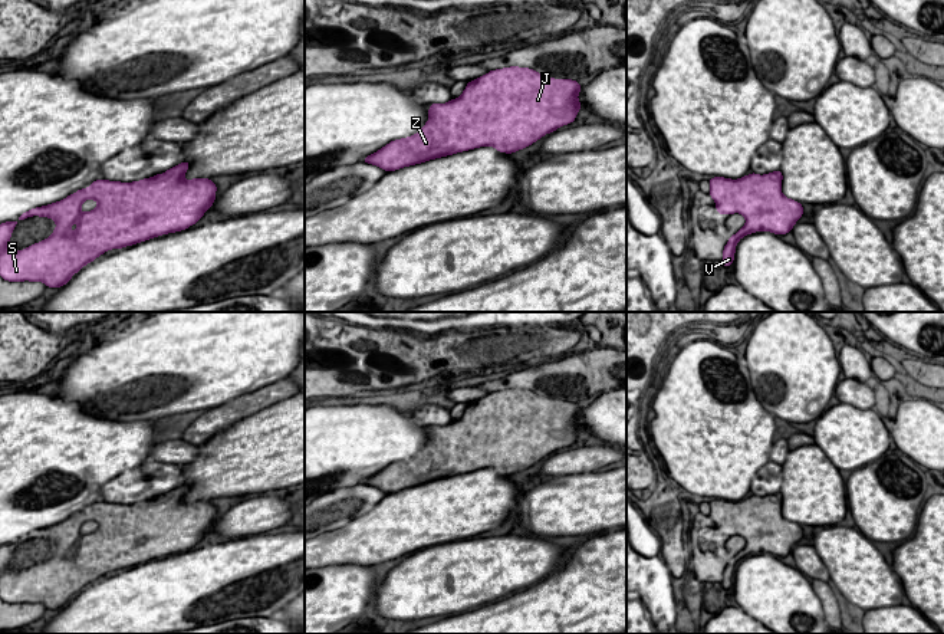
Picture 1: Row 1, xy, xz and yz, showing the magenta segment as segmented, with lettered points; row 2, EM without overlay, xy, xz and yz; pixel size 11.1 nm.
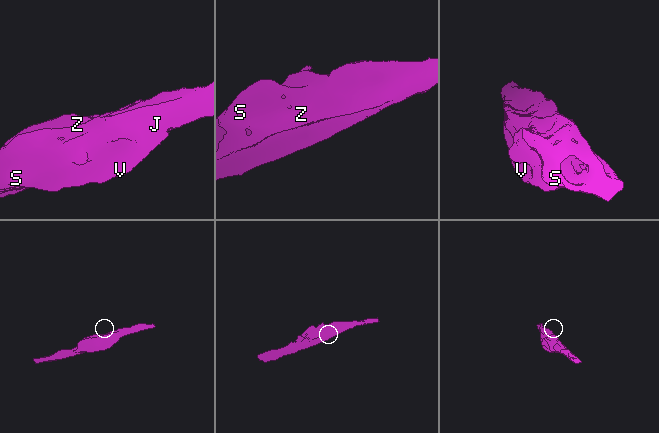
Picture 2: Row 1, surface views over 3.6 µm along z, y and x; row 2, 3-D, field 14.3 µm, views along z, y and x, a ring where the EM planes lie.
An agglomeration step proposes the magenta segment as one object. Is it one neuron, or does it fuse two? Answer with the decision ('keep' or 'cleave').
keep

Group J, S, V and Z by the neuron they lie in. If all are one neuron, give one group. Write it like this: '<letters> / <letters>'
J S V Z

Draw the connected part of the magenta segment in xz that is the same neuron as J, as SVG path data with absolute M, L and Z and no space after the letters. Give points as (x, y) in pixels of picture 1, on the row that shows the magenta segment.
M510 66L490 70L470 81L460 98L447 104L431 104L430 118L412 137L391 141L362 162L395 171L434 158L491 145L500 152L512 154L536 142L543 135L575 121L582 86L578 81L543 76L533 69Z

